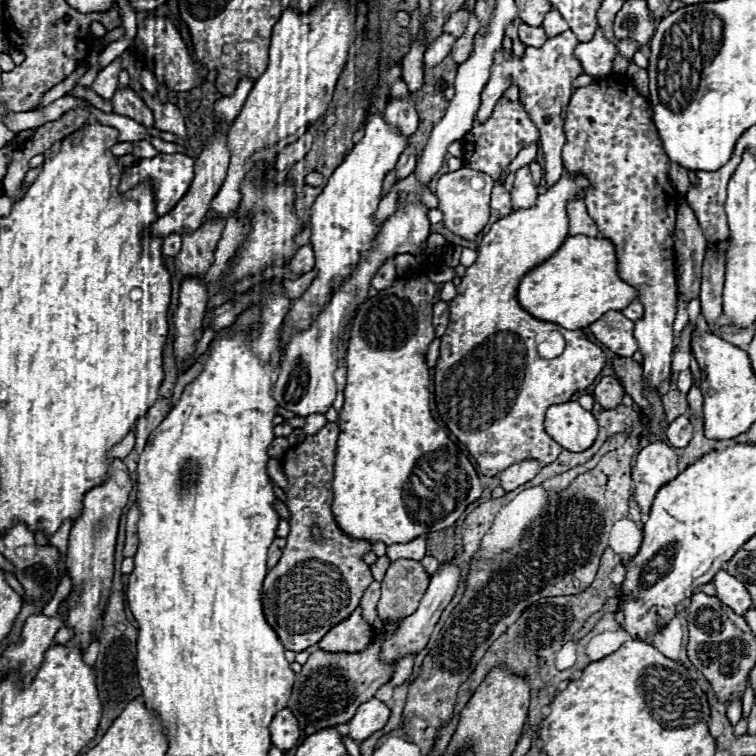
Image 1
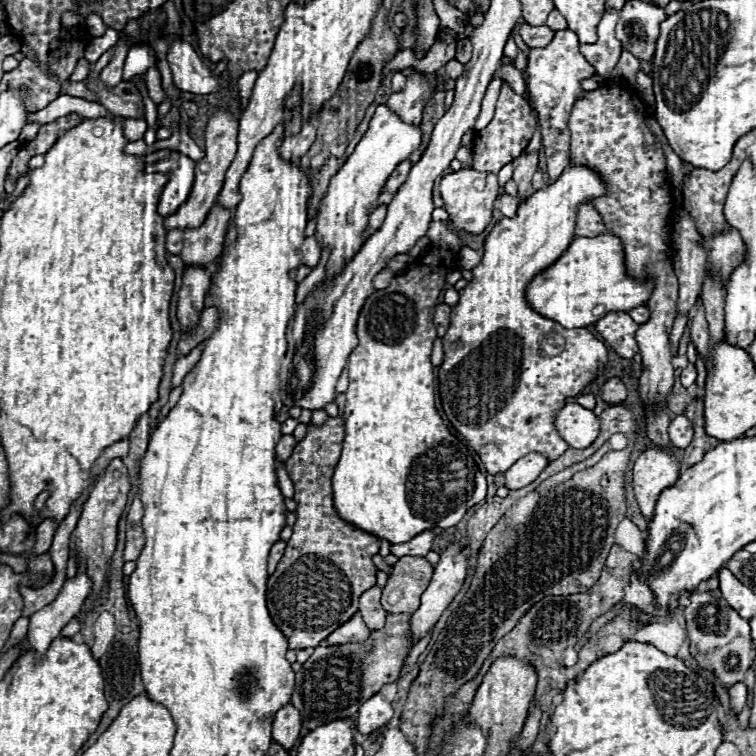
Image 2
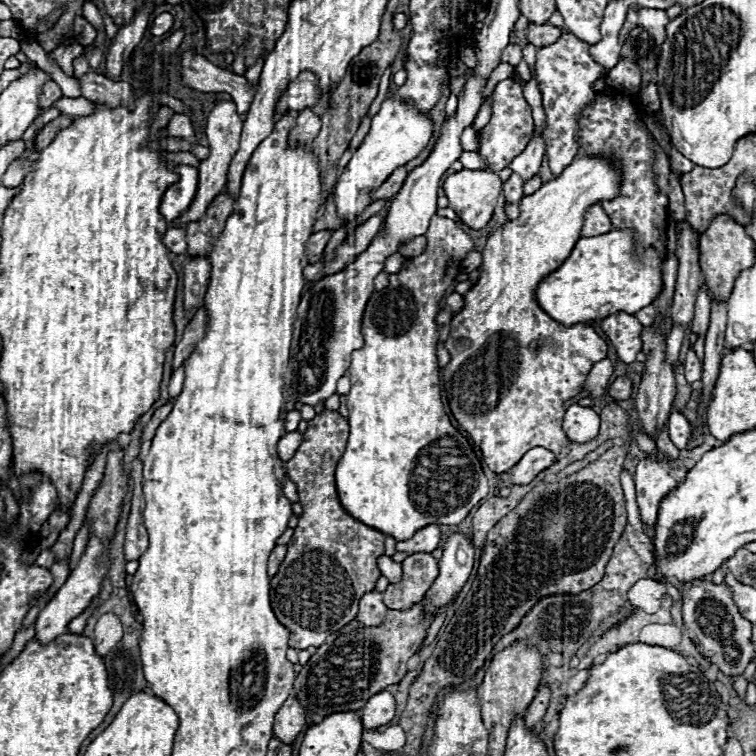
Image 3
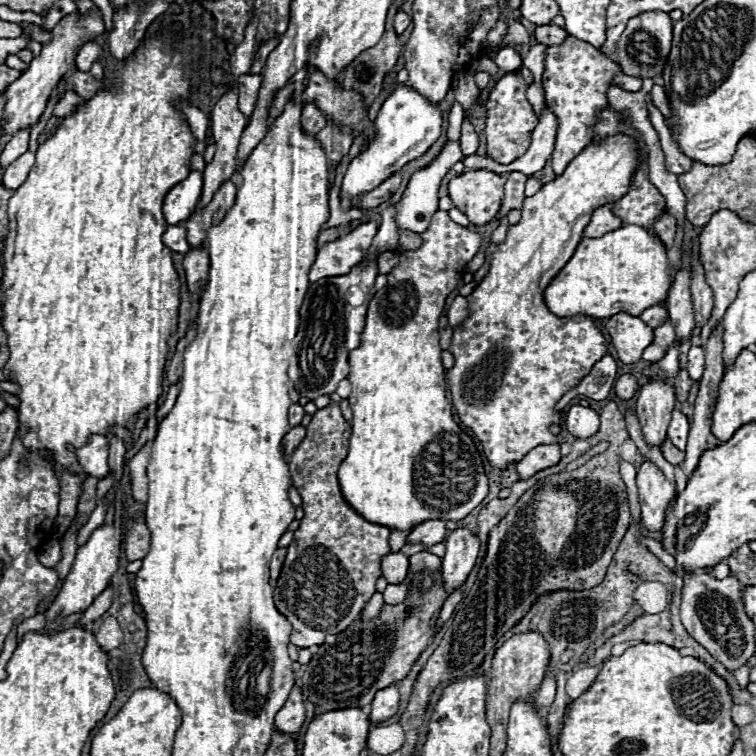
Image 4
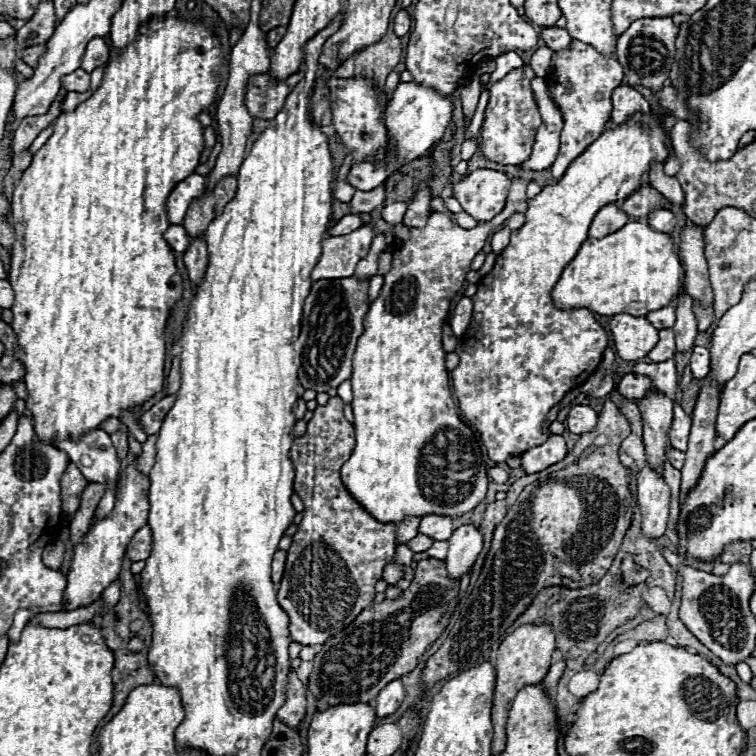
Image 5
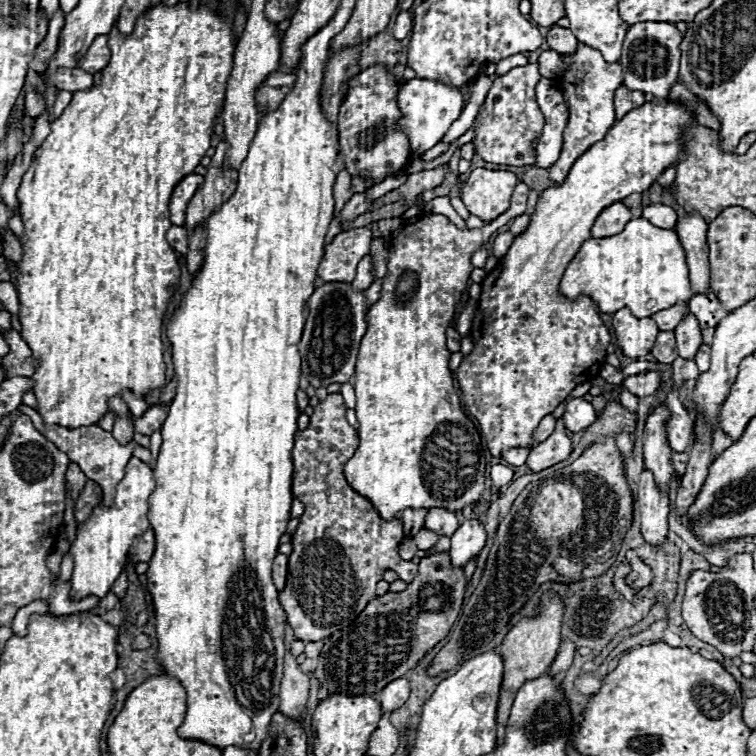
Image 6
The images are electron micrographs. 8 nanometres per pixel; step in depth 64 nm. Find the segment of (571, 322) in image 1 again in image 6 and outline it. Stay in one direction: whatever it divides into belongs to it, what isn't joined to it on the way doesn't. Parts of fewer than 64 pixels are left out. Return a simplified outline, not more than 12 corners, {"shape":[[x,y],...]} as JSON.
{"shape":[[676,232],[586,240],[560,294],[648,318],[694,296]]}

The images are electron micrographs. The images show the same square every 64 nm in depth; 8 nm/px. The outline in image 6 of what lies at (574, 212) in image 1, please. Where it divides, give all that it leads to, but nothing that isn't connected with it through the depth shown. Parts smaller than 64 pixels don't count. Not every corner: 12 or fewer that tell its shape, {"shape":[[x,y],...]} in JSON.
{"shape":[[616,202],[598,214],[595,238],[614,236],[632,220],[632,212]]}

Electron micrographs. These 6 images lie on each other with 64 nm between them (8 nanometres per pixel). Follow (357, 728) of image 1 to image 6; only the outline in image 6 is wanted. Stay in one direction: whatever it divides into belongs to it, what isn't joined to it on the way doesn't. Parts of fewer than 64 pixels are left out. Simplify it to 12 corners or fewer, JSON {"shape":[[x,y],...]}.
{"shape":[[406,678],[392,680],[378,694],[382,712],[398,710],[408,700]]}

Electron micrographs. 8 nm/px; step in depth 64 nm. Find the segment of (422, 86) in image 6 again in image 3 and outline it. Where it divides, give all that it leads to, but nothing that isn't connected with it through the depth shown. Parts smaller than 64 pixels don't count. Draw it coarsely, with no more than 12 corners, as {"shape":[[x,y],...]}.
{"shape":[[384,100],[334,186],[336,214],[352,222],[386,178],[414,160],[432,122]]}

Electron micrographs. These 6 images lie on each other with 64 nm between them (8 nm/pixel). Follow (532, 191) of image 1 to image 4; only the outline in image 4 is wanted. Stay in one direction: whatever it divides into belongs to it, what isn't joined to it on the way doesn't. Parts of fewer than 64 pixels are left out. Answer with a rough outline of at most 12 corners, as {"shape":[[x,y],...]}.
{"shape":[[544,108],[524,156],[508,164],[526,176],[550,160],[556,118]]}

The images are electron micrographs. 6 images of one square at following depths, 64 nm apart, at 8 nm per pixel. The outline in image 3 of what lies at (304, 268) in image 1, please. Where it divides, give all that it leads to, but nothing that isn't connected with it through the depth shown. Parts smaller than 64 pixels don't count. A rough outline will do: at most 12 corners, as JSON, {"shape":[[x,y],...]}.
{"shape":[[320,230],[310,236],[306,256],[310,264],[320,260],[330,232]]}

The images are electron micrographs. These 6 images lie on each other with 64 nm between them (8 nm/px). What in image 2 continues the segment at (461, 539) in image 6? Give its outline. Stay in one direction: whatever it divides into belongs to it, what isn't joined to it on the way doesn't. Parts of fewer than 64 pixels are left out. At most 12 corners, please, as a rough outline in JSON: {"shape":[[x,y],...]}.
{"shape":[[448,546],[420,608],[410,640],[420,642],[464,584],[468,554]]}

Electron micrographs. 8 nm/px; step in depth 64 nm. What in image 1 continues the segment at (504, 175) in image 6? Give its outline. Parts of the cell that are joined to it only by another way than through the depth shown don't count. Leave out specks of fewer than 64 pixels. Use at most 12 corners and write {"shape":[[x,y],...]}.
{"shape":[[478,170],[436,186],[448,232],[474,240],[490,218],[494,180]]}

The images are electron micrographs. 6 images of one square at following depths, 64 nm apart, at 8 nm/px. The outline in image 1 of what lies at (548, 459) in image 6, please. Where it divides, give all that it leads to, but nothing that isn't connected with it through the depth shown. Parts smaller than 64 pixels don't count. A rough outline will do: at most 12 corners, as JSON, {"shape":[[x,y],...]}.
{"shape":[[522,460],[498,474],[506,492],[530,482],[538,462]]}

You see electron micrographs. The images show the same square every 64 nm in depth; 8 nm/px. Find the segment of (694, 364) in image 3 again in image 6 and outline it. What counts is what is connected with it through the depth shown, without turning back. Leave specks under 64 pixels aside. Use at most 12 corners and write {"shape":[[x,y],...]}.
{"shape":[[702,344],[696,352],[700,374],[710,368],[710,346]]}

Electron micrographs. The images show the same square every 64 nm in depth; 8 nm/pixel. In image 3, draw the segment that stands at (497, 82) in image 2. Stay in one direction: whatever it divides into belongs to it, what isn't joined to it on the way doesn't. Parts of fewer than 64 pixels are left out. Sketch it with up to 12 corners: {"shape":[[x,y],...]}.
{"shape":[[488,96],[474,120],[474,130],[482,130],[490,122],[492,98]]}

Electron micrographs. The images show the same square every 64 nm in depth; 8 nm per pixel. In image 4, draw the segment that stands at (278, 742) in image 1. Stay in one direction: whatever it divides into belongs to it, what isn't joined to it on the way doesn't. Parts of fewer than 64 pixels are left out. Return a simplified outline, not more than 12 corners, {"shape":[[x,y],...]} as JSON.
{"shape":[[298,686],[276,714],[276,730],[296,734],[304,724],[304,702]]}

